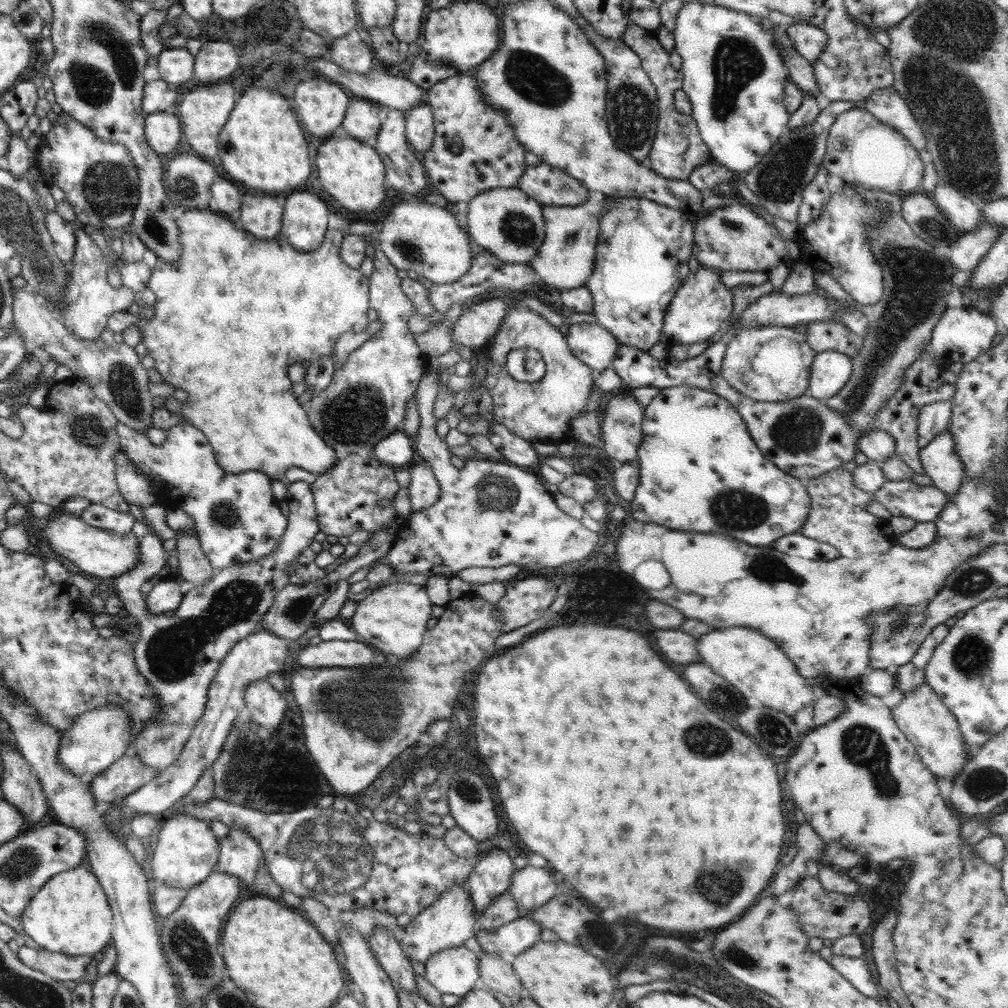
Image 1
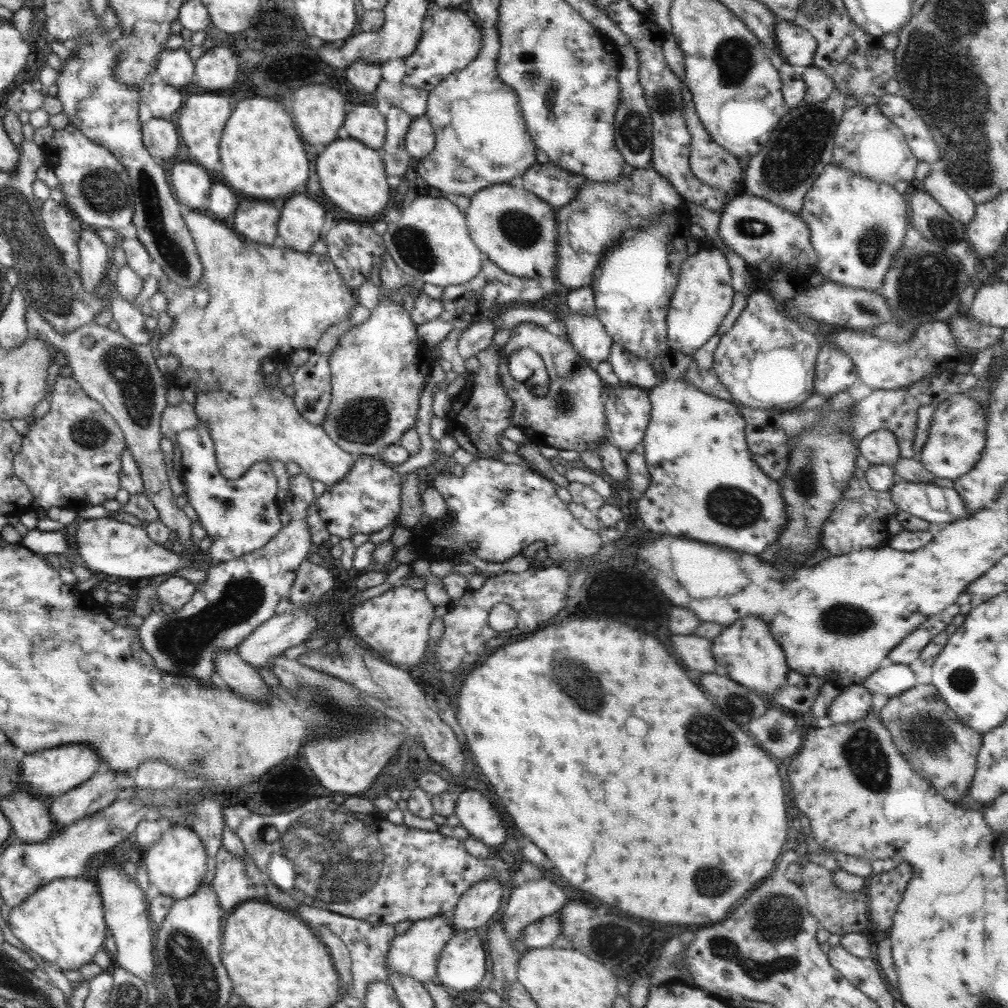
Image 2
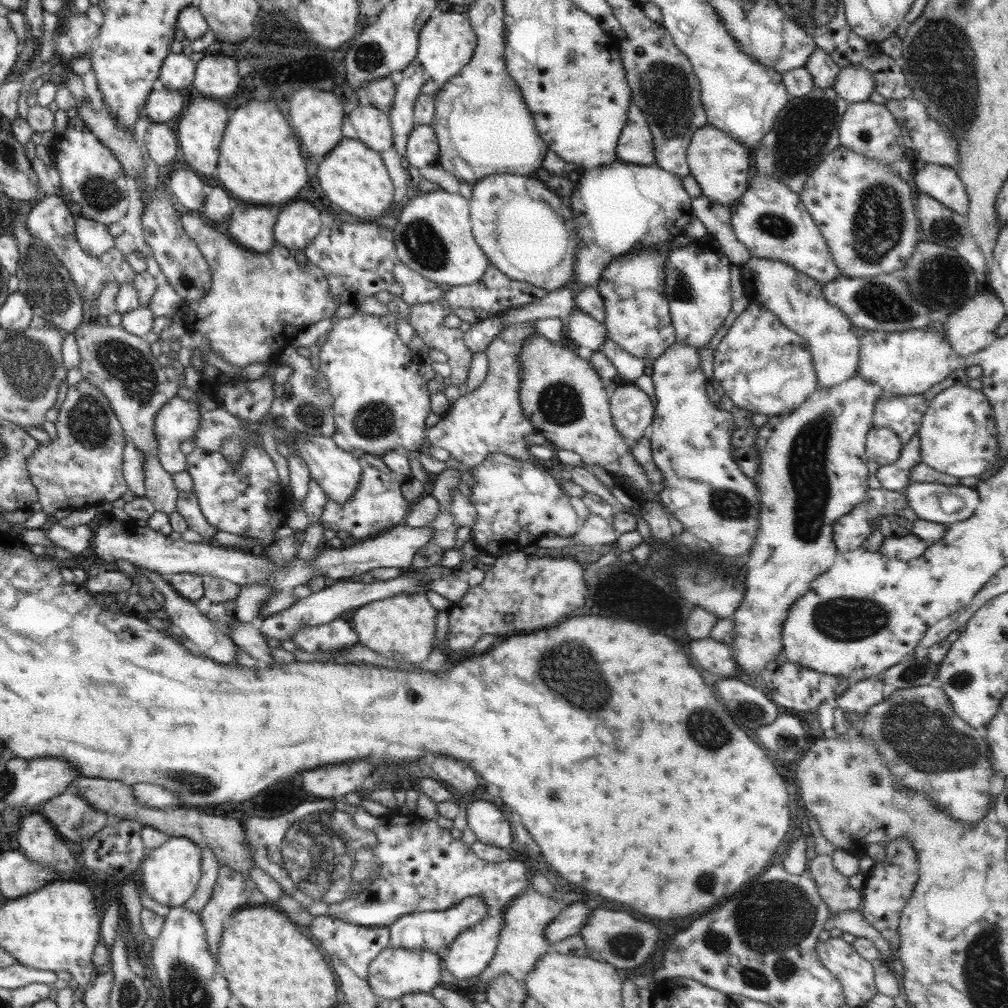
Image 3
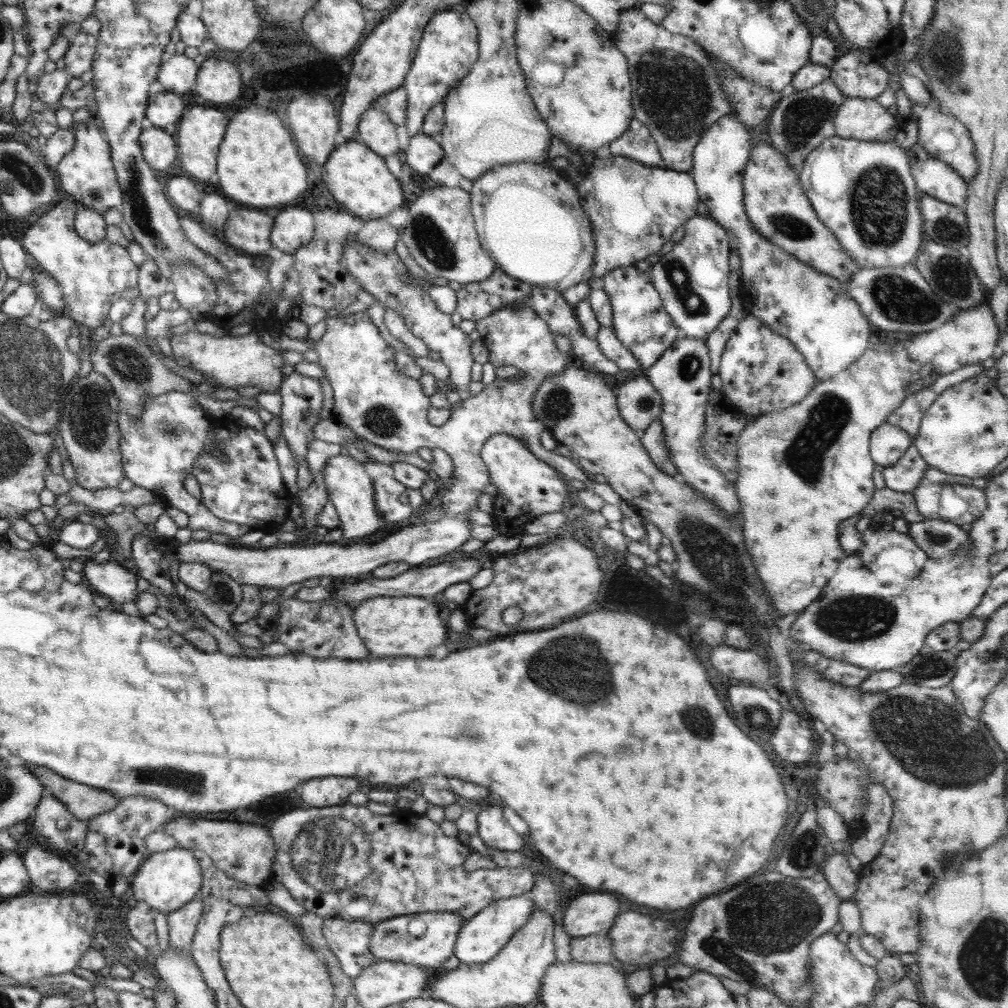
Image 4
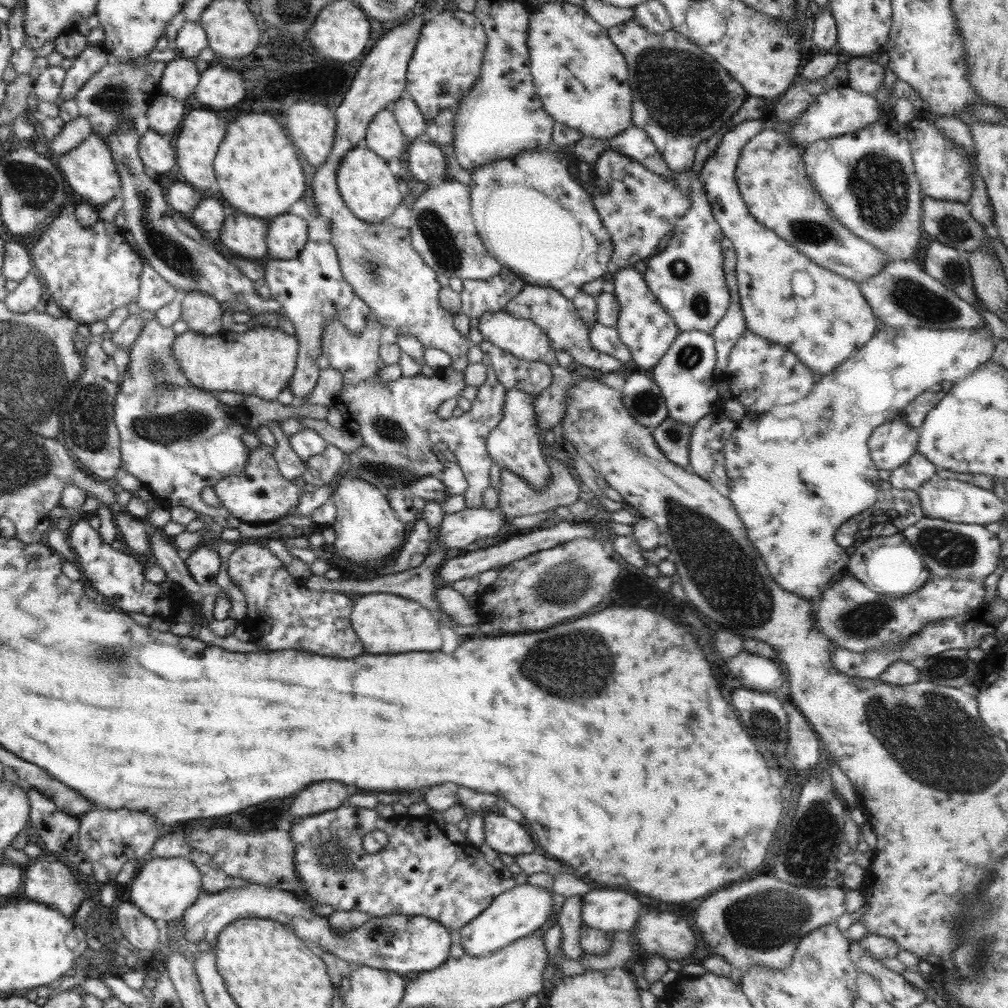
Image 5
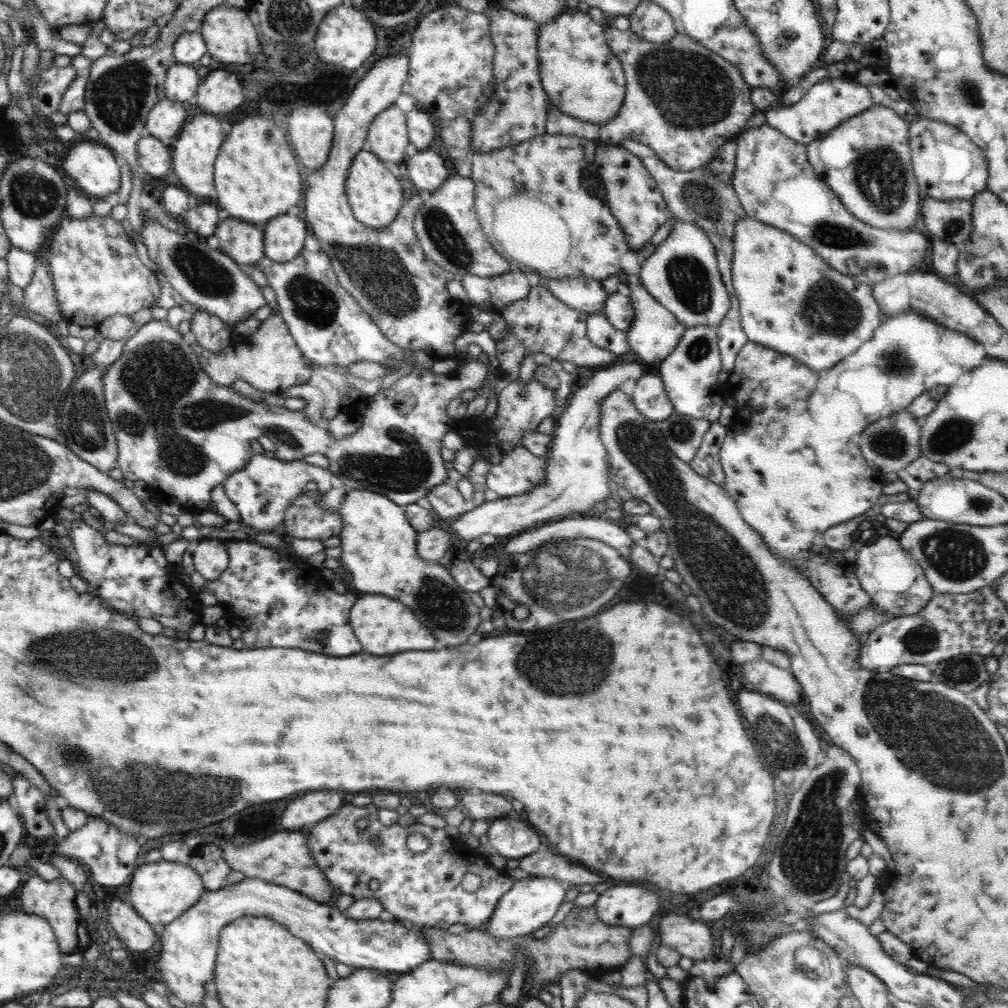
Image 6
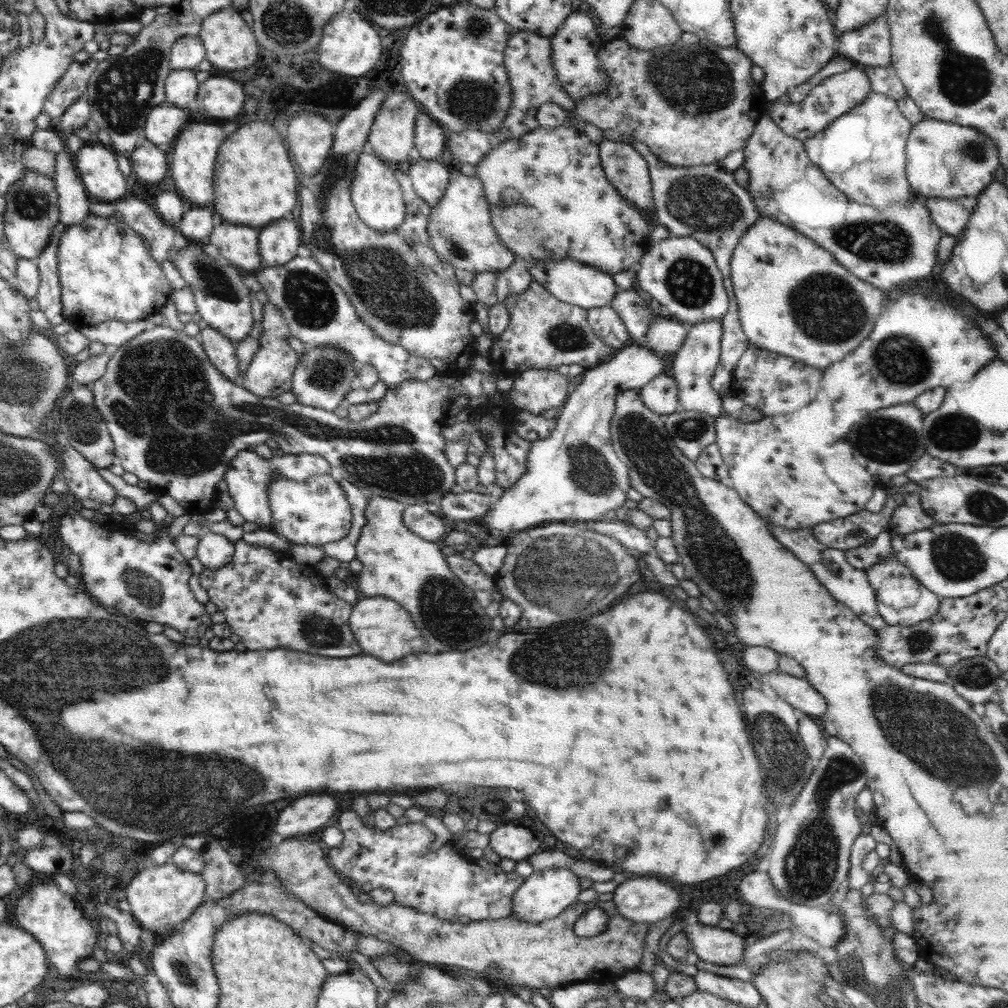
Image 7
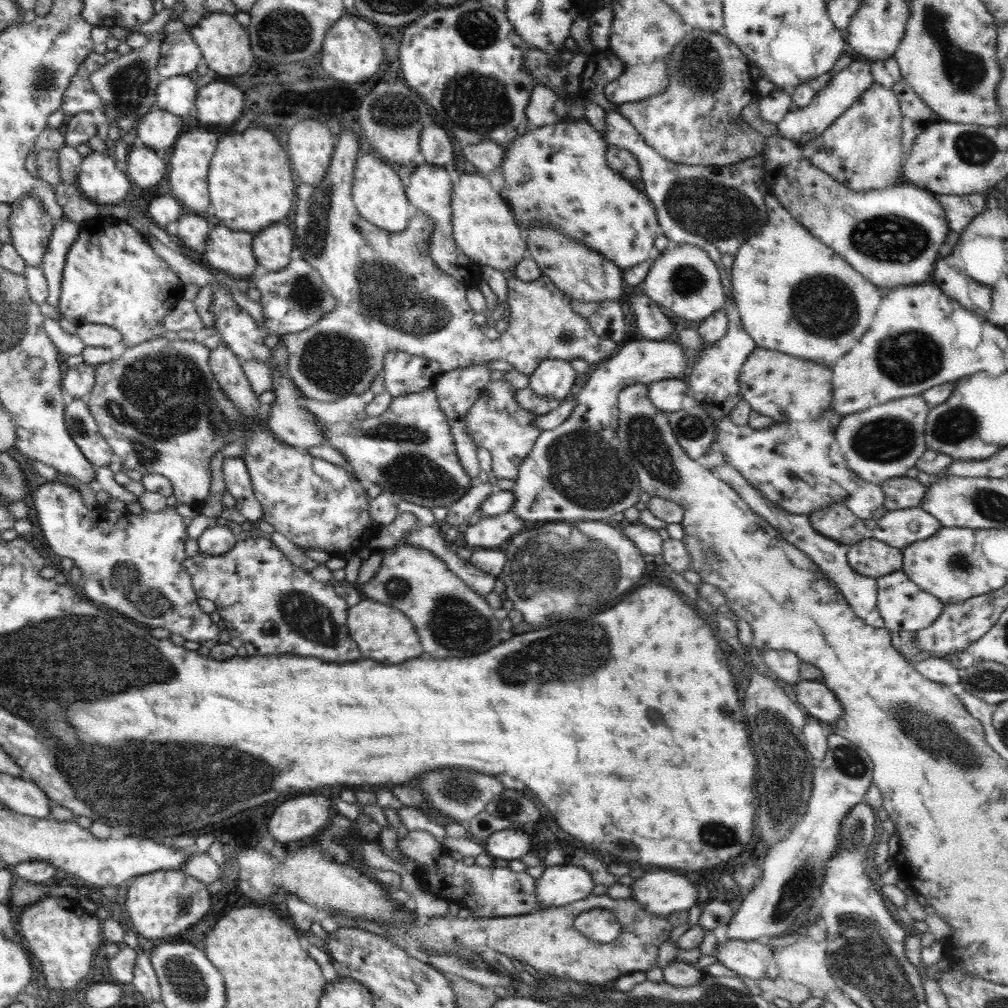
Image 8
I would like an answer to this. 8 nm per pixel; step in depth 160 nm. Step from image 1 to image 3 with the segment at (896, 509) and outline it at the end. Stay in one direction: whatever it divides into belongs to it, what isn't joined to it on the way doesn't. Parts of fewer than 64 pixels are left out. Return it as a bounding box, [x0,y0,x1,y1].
[902,482,979,525]

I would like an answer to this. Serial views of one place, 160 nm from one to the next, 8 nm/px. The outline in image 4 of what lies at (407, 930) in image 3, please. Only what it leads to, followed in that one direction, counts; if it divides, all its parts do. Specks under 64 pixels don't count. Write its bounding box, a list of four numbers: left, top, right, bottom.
[369,912,463,973]

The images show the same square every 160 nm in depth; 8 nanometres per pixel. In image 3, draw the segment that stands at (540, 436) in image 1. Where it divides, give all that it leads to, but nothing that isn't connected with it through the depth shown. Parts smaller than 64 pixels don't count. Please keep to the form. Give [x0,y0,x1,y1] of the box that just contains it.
[518,333,661,506]

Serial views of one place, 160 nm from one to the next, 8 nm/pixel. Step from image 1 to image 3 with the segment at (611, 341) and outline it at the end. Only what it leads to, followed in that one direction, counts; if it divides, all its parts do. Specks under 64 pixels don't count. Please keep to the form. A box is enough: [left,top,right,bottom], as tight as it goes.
[566,308,608,352]

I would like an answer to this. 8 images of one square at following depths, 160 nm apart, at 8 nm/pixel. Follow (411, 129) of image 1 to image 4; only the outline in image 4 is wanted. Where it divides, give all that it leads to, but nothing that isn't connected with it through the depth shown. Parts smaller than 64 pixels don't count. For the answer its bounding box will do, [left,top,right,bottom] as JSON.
[406,133,445,176]

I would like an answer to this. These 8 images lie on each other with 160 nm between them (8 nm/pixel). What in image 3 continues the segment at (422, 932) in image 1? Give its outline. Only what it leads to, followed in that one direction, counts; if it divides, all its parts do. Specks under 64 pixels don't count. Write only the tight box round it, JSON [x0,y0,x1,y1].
[366,947,441,1004]

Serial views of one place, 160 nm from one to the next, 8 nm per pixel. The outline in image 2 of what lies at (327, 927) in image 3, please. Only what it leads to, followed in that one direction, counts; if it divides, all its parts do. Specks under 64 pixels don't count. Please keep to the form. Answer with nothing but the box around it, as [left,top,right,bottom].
[295,903,397,1000]

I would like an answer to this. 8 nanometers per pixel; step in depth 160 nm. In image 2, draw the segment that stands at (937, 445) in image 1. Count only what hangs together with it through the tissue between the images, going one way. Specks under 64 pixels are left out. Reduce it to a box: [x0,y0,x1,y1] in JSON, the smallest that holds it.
[917,393,987,481]

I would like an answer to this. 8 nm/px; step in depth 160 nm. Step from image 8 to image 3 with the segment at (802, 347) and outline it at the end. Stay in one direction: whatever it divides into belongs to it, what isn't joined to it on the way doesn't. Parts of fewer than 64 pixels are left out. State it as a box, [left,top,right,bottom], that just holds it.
[686,125,861,387]

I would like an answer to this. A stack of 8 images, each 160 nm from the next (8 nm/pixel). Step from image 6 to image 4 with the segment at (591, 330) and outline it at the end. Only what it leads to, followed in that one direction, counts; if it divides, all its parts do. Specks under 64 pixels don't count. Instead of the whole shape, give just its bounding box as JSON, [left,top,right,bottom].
[595,326,638,370]

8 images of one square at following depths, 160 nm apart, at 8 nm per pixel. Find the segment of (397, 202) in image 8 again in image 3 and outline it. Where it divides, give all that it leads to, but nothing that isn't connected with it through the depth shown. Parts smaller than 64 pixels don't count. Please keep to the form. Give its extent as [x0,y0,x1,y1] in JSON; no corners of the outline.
[318,137,394,220]

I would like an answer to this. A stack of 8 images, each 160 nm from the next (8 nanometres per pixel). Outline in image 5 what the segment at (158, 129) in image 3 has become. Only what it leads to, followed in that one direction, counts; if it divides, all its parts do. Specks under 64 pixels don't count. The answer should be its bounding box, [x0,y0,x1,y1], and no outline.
[139,131,176,172]

